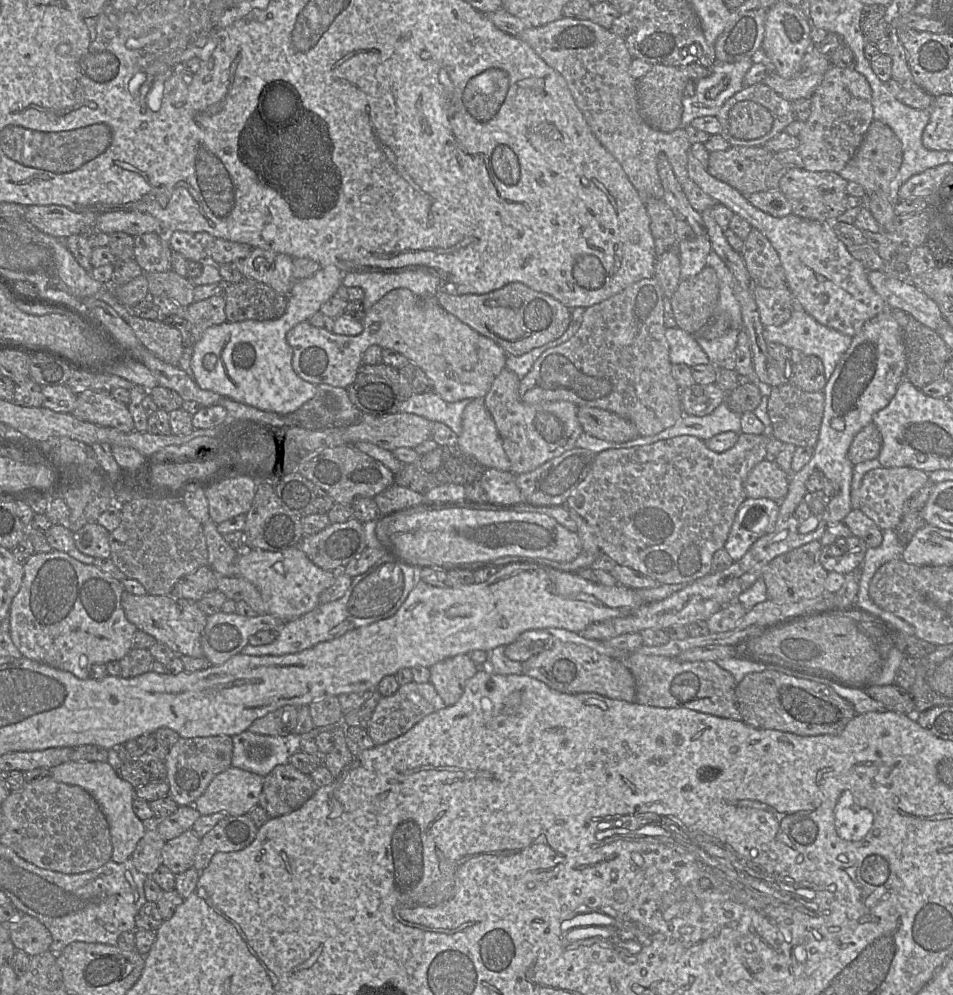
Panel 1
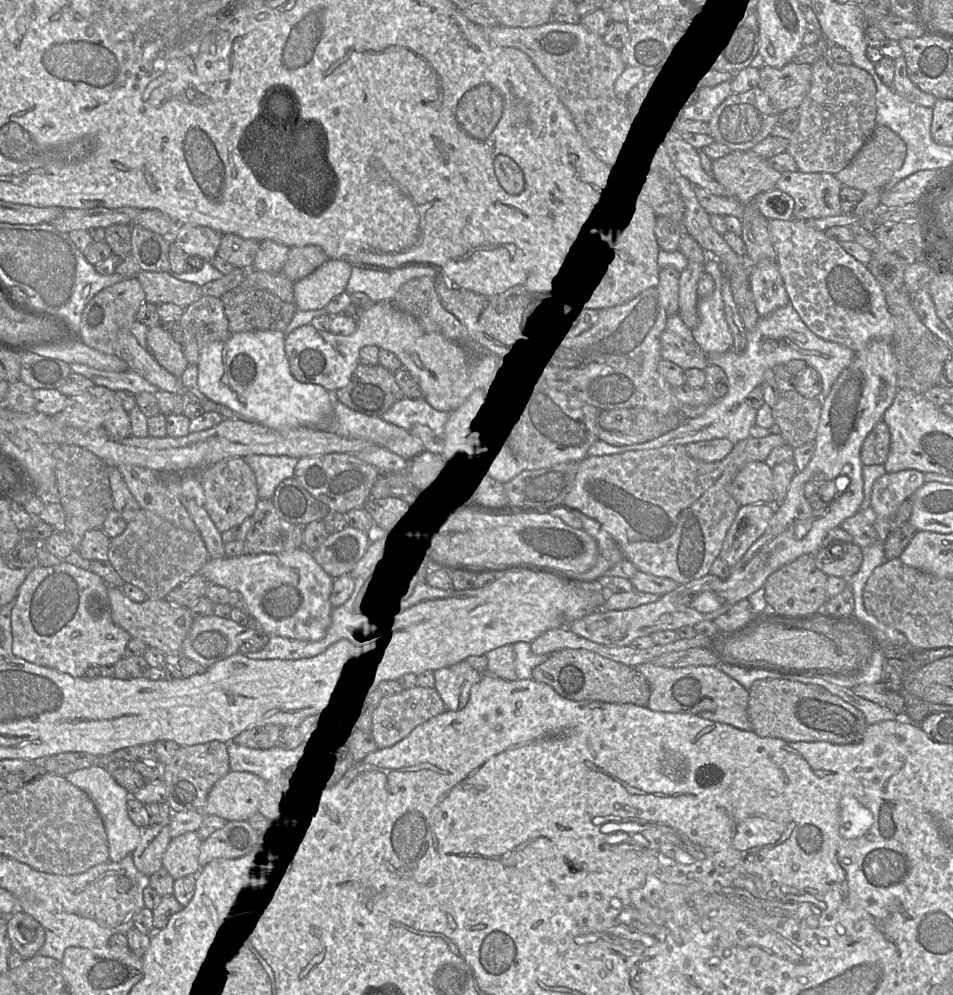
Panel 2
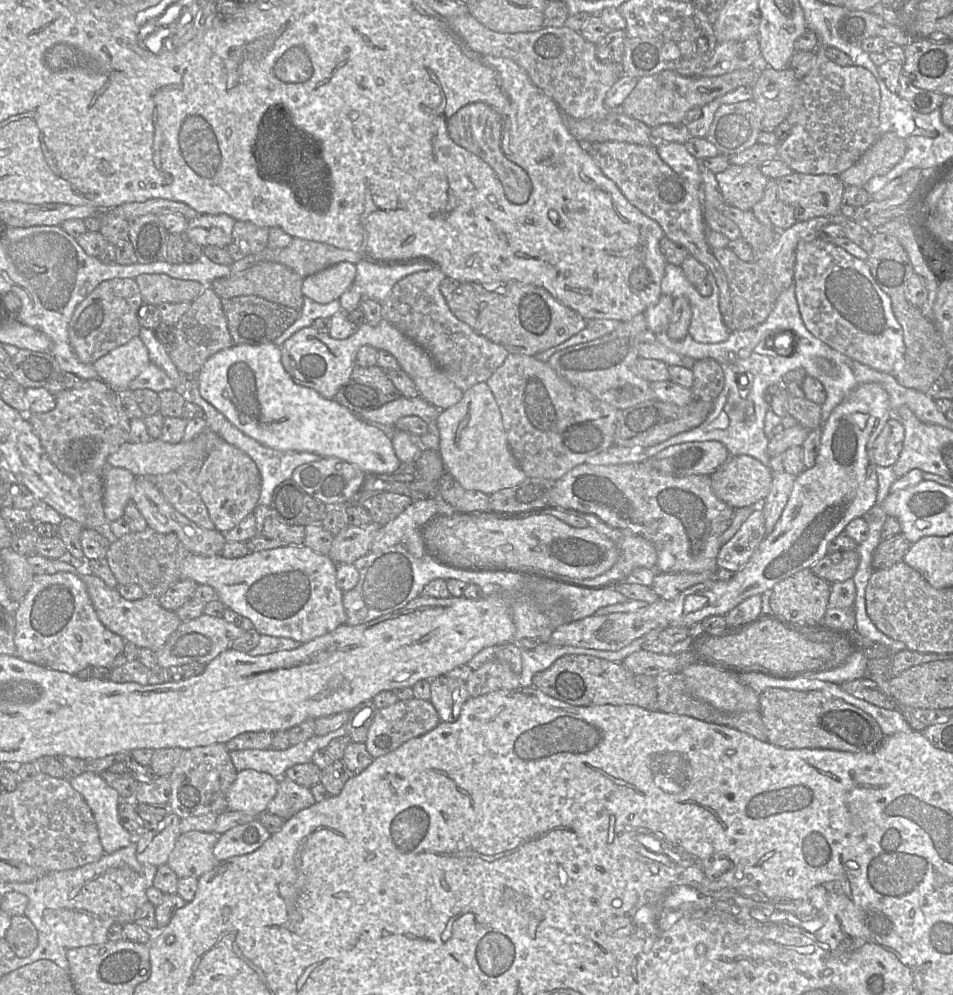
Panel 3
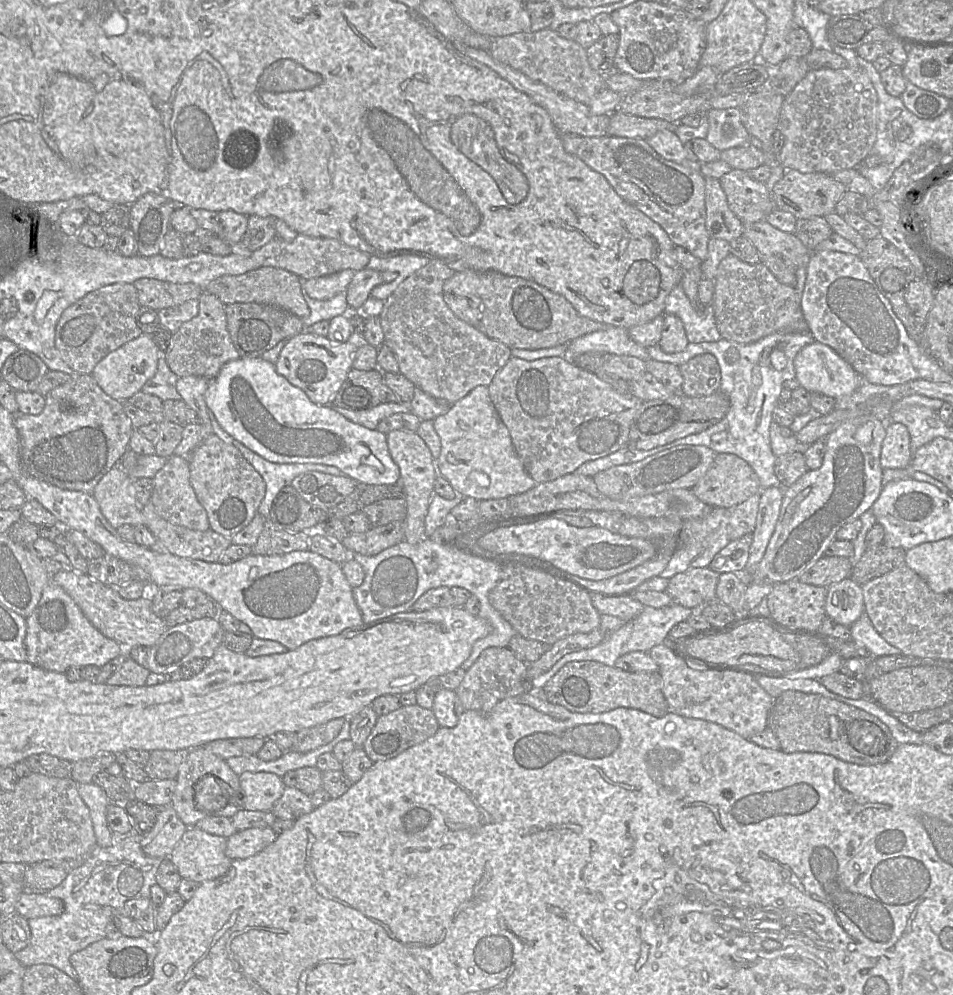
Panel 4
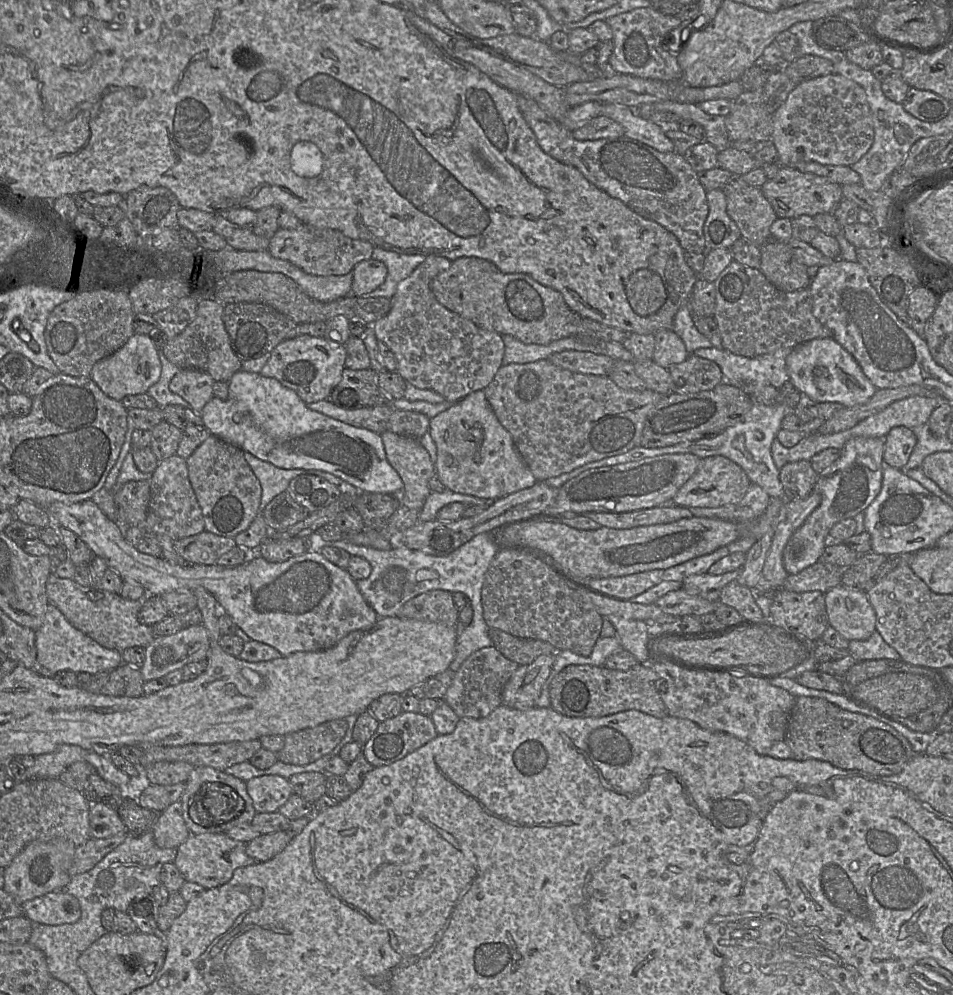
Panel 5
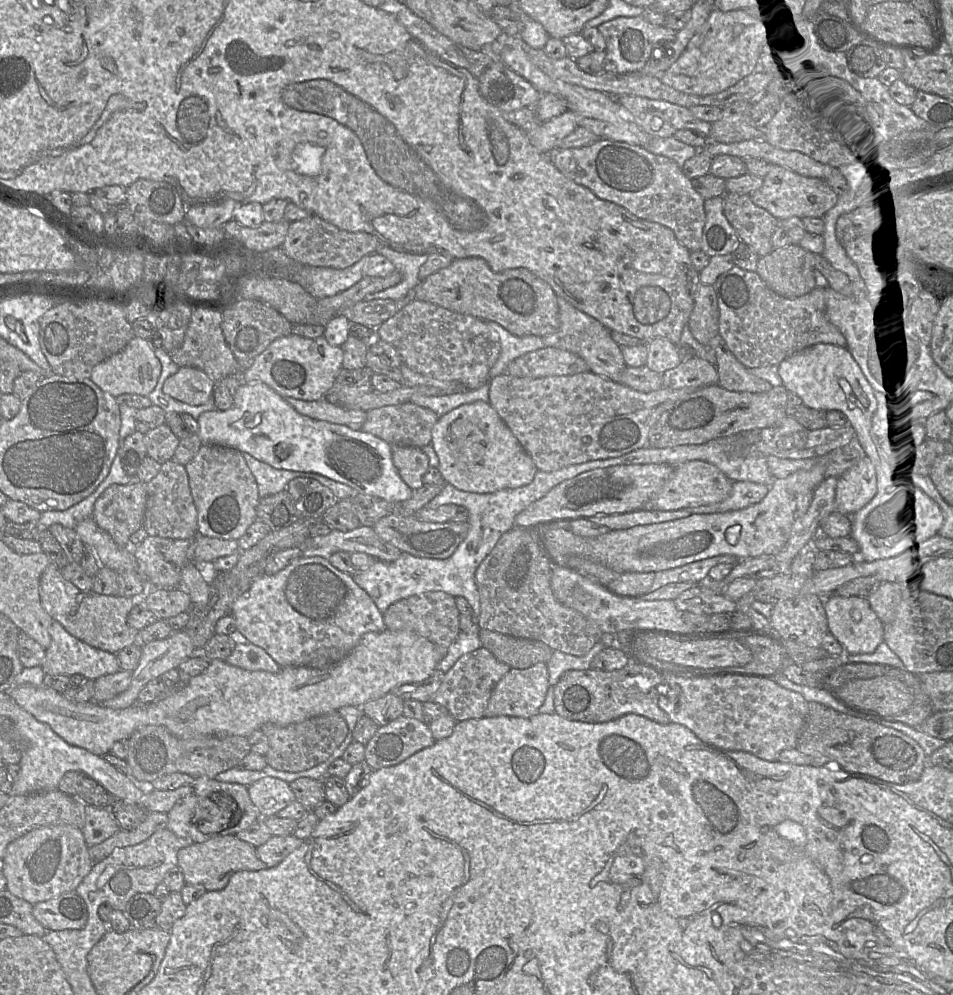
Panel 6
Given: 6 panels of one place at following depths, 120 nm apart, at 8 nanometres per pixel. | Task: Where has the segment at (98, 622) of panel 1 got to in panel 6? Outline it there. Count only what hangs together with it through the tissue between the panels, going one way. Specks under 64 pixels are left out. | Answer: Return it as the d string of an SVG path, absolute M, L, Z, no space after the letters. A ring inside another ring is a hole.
M53 620L49 627L51 644L41 665L45 674L80 674L88 680L121 670L117 655L88 645L72 636Z

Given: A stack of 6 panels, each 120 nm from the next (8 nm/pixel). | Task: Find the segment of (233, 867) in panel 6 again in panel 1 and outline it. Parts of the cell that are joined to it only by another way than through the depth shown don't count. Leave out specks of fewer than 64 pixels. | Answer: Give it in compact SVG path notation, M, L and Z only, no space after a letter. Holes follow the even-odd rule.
M190 829L180 836L165 842L162 851L162 864L174 875L193 868L194 856L200 838Z

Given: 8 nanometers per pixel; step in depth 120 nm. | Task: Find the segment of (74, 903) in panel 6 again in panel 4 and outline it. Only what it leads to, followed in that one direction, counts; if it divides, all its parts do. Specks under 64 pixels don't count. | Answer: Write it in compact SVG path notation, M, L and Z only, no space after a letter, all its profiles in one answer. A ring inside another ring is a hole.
M24 890L19 896L15 910L26 919L56 916L64 911L64 903L56 897Z

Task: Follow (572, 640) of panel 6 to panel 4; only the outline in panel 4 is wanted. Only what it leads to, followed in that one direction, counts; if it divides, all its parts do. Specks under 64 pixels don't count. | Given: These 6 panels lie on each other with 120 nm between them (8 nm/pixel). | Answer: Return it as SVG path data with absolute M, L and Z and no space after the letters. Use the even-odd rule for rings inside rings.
M502 563L497 585L489 593L489 602L500 615L510 623L522 637L553 645L558 640L577 633L589 633L600 628L601 614L593 606L590 592L574 581L566 579L565 574L552 575L543 569L534 569L522 563Z

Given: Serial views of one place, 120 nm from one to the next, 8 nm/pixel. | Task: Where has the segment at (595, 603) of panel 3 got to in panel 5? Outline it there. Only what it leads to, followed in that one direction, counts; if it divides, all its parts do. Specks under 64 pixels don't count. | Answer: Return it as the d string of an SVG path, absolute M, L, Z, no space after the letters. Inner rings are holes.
M610 615L608 619L616 630L616 637L619 639L622 648L629 651L638 663L649 664L645 646L649 636L649 625L640 620L625 619L613 615Z

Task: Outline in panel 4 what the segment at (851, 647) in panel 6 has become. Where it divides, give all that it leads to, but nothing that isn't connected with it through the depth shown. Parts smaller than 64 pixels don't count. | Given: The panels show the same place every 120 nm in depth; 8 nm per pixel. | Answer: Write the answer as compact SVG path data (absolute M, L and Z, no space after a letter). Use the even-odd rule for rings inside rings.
M846 578L828 587L826 615L851 627L865 611L862 586Z

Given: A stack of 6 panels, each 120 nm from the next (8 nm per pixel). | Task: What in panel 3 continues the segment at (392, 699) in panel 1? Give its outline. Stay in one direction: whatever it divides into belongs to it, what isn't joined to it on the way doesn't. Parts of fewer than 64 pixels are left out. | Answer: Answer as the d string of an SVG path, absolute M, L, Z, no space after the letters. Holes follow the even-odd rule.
M412 698L398 700L393 705L378 709L368 730L366 748L373 759L393 752L407 741L433 730L441 722L430 700Z

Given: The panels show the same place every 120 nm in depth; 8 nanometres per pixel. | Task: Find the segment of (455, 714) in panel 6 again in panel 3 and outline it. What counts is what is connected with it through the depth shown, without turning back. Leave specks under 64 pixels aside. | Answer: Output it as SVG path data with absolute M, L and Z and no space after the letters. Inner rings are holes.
M491 660L472 672L466 686L469 698L499 690L515 690L521 687L520 675L514 673L508 663Z

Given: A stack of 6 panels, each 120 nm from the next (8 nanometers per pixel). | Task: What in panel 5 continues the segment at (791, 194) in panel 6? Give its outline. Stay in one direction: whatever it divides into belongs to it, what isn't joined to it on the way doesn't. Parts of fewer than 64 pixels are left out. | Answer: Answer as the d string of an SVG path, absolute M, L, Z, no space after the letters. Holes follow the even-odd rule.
M784 166L780 167L774 178L767 179L761 190L778 218L793 219L802 215L814 217L817 214L831 213L843 199L841 185L826 177Z

